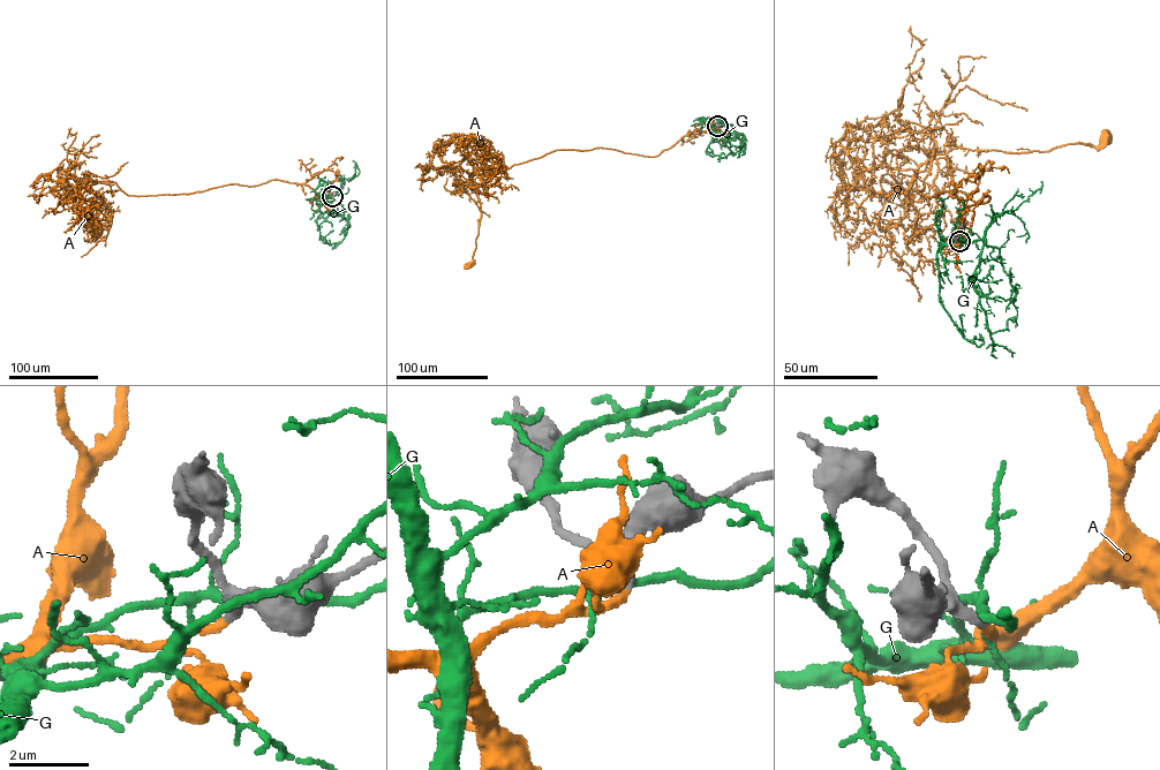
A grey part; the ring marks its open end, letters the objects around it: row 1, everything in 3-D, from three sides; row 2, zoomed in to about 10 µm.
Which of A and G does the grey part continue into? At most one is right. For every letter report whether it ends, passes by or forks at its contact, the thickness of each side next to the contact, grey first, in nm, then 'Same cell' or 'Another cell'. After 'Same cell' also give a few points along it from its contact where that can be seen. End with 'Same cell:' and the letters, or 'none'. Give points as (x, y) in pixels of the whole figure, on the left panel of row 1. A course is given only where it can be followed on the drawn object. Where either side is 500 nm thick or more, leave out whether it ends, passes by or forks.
A: It ends there. Thickness 220 nm (grey) against 200 nm. Same cell. Its course: (332, 196), (272, 180), (137, 196), (111, 181), (80, 187), (84, 180), (61, 172)
G: It forks there. Thickness 280 nm (grey) against 160 nm. Another cell
Same cell: A

